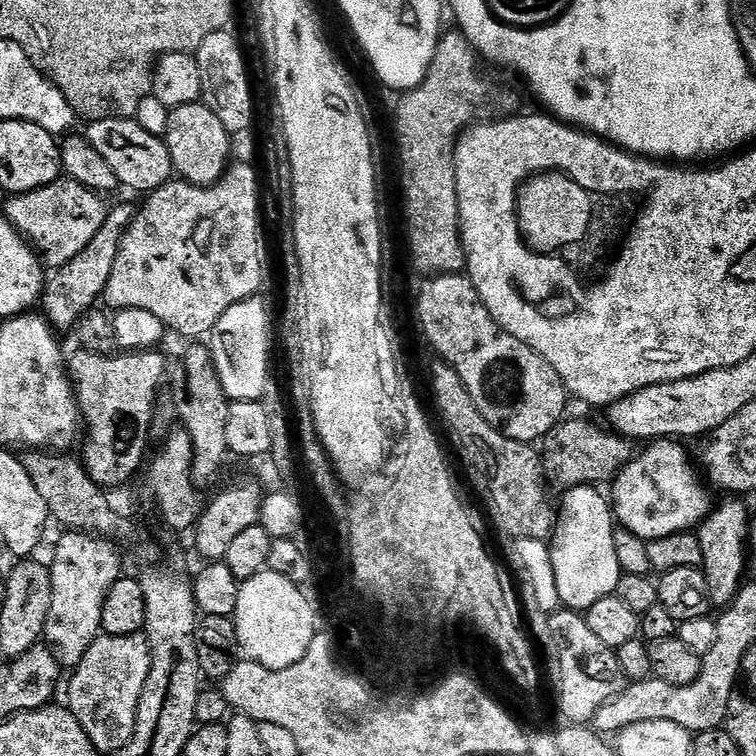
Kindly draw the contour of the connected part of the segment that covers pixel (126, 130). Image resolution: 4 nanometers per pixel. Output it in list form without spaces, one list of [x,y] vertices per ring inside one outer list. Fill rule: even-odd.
[[[106,118],[94,120],[87,125],[86,135],[90,146],[106,158],[110,170],[119,178],[126,189],[151,194],[173,179],[175,168],[169,148],[161,137],[146,132],[134,118]]]

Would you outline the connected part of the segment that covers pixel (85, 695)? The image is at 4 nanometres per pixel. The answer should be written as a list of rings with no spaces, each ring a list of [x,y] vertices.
[[[99,635],[86,650],[80,664],[75,665],[72,681],[68,684],[66,707],[78,718],[82,730],[94,742],[101,754],[114,754],[122,750],[134,738],[138,706],[146,678],[150,678],[152,645],[147,635],[106,636]]]

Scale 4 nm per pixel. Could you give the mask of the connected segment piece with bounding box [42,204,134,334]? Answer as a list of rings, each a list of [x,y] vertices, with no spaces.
[[[128,204],[113,207],[108,213],[102,230],[94,234],[94,239],[86,245],[86,250],[82,250],[82,254],[78,254],[70,262],[55,269],[47,277],[42,297],[42,315],[57,333],[71,333],[80,323],[80,319],[99,305],[96,303],[101,303],[110,274],[114,274],[114,258],[118,258],[122,238],[128,227],[132,225],[133,215],[134,208]]]

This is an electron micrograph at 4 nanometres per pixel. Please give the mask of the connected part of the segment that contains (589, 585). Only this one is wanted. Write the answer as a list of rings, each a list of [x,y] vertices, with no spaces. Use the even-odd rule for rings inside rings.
[[[586,484],[567,489],[563,493],[564,501],[558,504],[556,531],[550,547],[560,602],[568,610],[587,610],[600,599],[613,595],[622,575],[615,550],[618,525],[609,497],[605,493],[603,496],[598,489]]]

